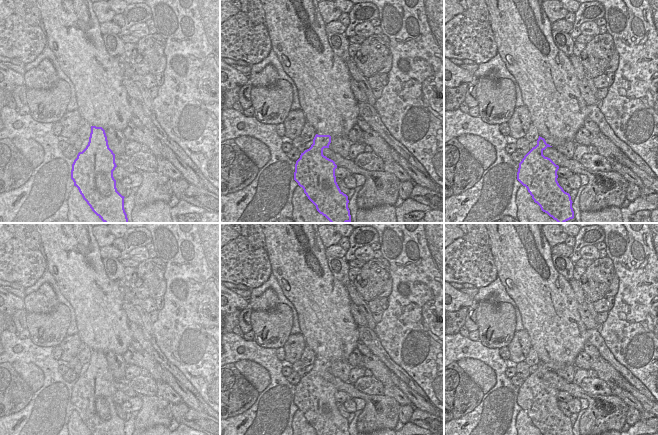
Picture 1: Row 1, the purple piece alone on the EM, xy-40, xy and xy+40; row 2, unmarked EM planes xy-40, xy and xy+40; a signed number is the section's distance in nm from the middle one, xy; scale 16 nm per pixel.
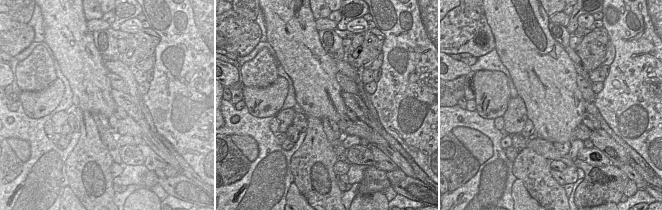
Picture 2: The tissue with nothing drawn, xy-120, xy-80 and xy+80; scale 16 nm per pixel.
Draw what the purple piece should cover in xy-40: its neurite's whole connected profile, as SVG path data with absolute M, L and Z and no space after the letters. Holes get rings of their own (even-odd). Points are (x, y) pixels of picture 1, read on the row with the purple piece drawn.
M91 126L88 145L72 164L71 179L104 223L128 223L125 197L117 191L113 177L116 167L115 154L109 148L105 130Z

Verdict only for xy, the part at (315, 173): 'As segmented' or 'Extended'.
As segmented.

